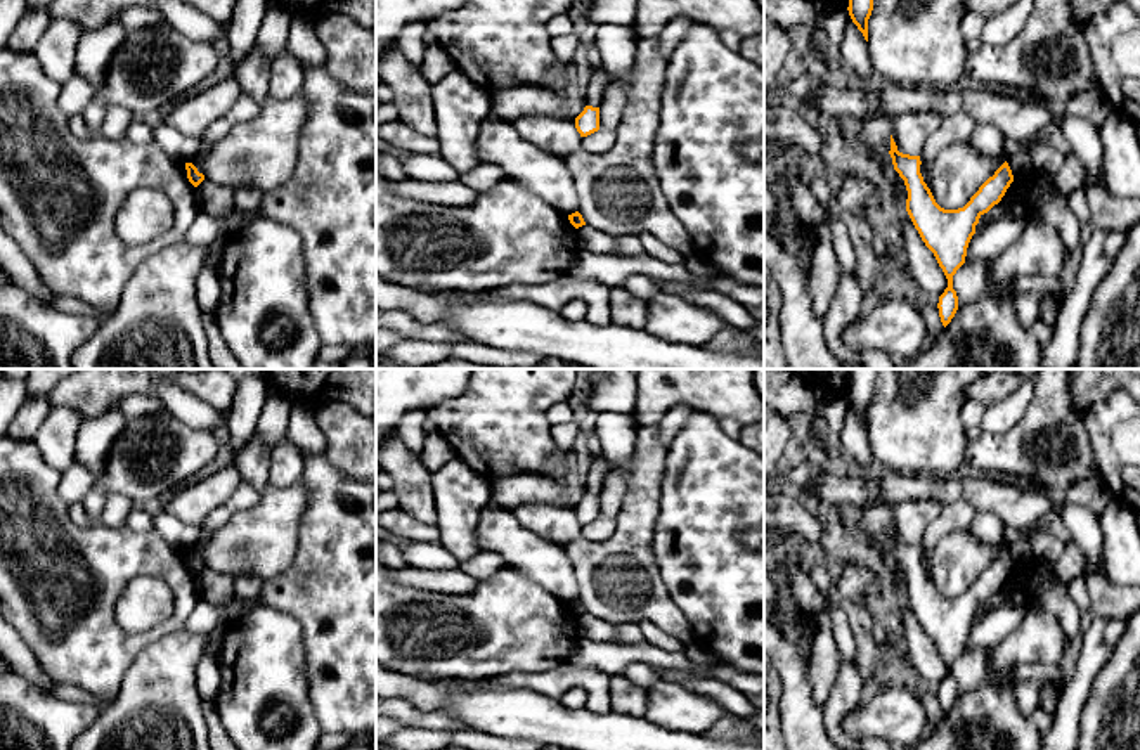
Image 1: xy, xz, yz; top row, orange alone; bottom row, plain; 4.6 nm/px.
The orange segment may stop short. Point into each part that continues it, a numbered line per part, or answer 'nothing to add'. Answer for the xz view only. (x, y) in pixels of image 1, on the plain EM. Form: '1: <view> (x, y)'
nothing to add

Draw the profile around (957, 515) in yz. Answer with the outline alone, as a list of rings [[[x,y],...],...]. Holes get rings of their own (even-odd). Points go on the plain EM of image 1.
[[[963,501],[944,504],[939,516],[923,532],[920,549],[934,551],[942,537],[968,527],[975,513],[975,508]]]

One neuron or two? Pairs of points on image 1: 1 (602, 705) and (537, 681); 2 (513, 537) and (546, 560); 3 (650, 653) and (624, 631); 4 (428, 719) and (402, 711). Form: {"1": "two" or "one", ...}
{"1": "one", "2": "one", "3": "two", "4": "one"}

